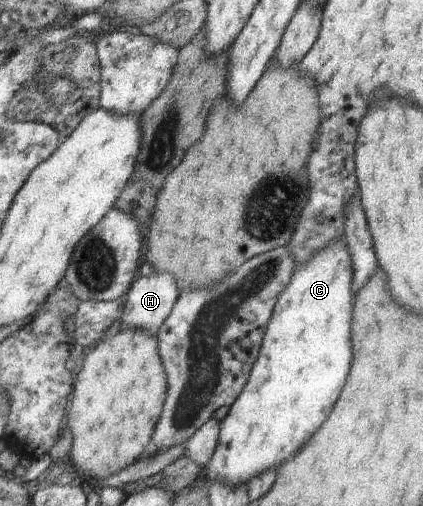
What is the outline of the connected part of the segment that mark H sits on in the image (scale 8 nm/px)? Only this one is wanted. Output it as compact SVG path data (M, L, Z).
M152 273L137 278L126 294L120 328L147 330L158 336L179 297L177 279L172 274Z

